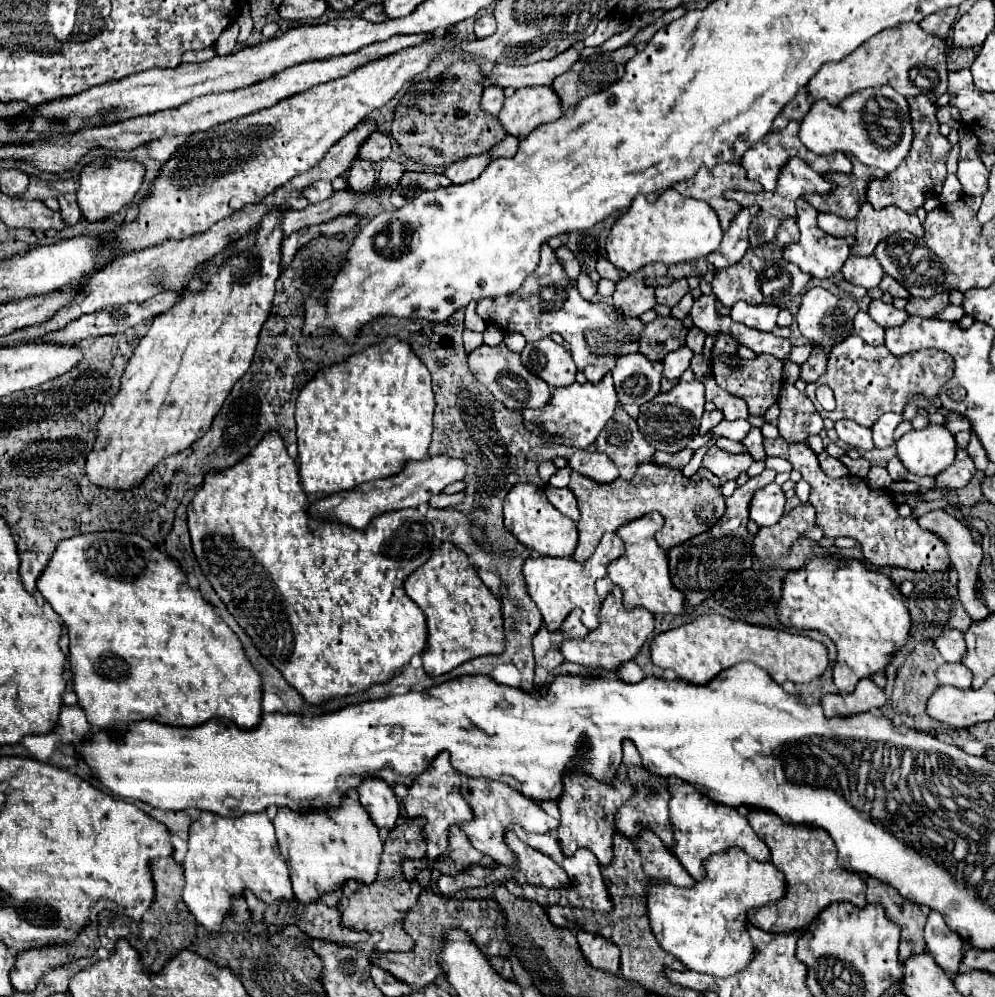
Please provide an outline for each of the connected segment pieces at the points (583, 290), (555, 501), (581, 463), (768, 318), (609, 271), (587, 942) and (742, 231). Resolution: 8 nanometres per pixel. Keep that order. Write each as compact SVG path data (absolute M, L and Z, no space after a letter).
M582 274L582 276L578 278L576 288L578 288L578 292L580 292L586 300L594 300L594 296L596 296L596 284L594 284L586 274Z
M564 488L564 490L546 490L546 496L548 496L548 500L552 502L552 506L556 506L556 508L564 508L564 514L566 516L570 516L574 522L578 522L578 506L576 506L576 496L568 490L568 488Z
M576 450L568 460L568 466L598 484L610 484L620 476L614 462L610 458L604 458L604 454L598 452Z
M736 302L732 308L730 318L734 322L742 322L750 328L758 328L764 332L772 332L772 328L776 326L776 316L778 316L780 308L778 306L768 306L768 304L746 304L746 302Z
M600 258L598 260L598 266L596 266L596 270L598 270L598 274L600 274L600 278L606 278L606 280L612 280L612 282L618 282L618 280L622 280L622 272L620 270L616 270L606 258Z
M578 932L576 936L578 936L578 944L580 944L584 958L594 968L612 972L612 974L616 974L620 970L620 950L614 942L602 938L598 934L590 934L590 932Z
M748 208L748 222L746 222L746 216L744 218L738 218L740 222L734 224L726 236L724 236L724 244L708 254L708 268L710 270L722 270L722 268L728 268L736 262L740 262L740 258L746 254L750 242L748 242L748 226L750 226L750 220L752 216L756 216L756 208Z

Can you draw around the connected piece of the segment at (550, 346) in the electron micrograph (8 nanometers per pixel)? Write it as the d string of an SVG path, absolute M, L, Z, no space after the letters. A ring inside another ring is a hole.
M542 338L540 342L526 344L522 350L522 362L532 374L554 388L570 386L576 382L578 370L570 352L564 346L552 342L552 338Z

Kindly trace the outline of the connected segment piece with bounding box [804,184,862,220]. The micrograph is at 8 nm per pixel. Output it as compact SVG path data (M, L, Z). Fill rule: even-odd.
M846 184L846 188L836 186L834 194L830 194L828 198L820 198L818 194L812 194L812 196L804 196L804 200L810 202L818 212L832 212L844 220L854 220L862 206L858 190L850 184Z

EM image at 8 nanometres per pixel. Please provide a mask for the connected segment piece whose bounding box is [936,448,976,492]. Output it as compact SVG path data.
M957 448L958 454L956 454L954 464L948 466L942 474L936 476L940 490L946 490L946 492L950 492L950 490L960 490L960 488L964 488L964 486L970 482L970 478L974 476L974 472L976 472L974 460L968 456L966 450L962 449L963 448Z

